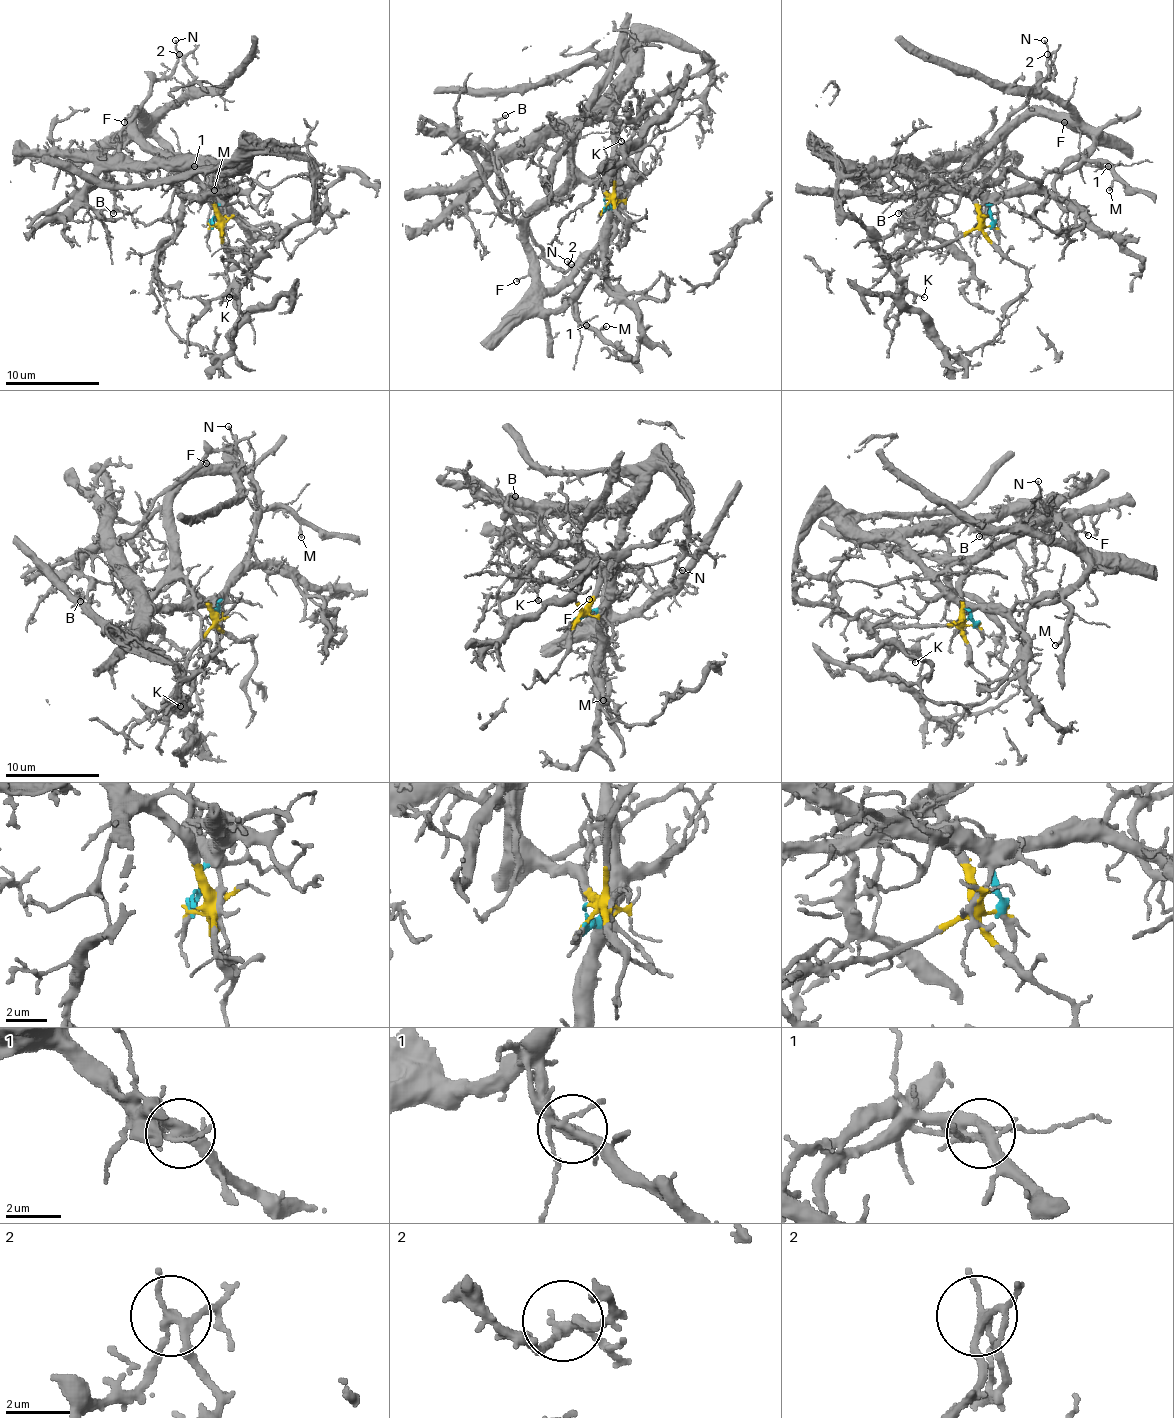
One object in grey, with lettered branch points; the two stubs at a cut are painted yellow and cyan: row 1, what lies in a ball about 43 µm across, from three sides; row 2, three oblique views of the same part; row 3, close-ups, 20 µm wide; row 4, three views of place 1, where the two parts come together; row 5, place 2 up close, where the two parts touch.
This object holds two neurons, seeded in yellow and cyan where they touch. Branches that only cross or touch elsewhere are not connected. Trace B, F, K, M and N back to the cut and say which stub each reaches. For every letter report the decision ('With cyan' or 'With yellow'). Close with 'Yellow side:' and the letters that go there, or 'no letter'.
B: With cyan
F: With yellow
K: With cyan
M: With yellow
N: With yellow
Yellow side: F, M, N

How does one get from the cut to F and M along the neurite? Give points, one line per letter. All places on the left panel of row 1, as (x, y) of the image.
F: (212, 223), (217, 221), (214, 202), (203, 188), (172, 167), (139, 134), (139, 115), (125, 122)
M: (212, 223), (217, 221), (214, 202), (139, 134), (137, 118), (139, 115), (179, 158), (193, 165), (214, 191)

